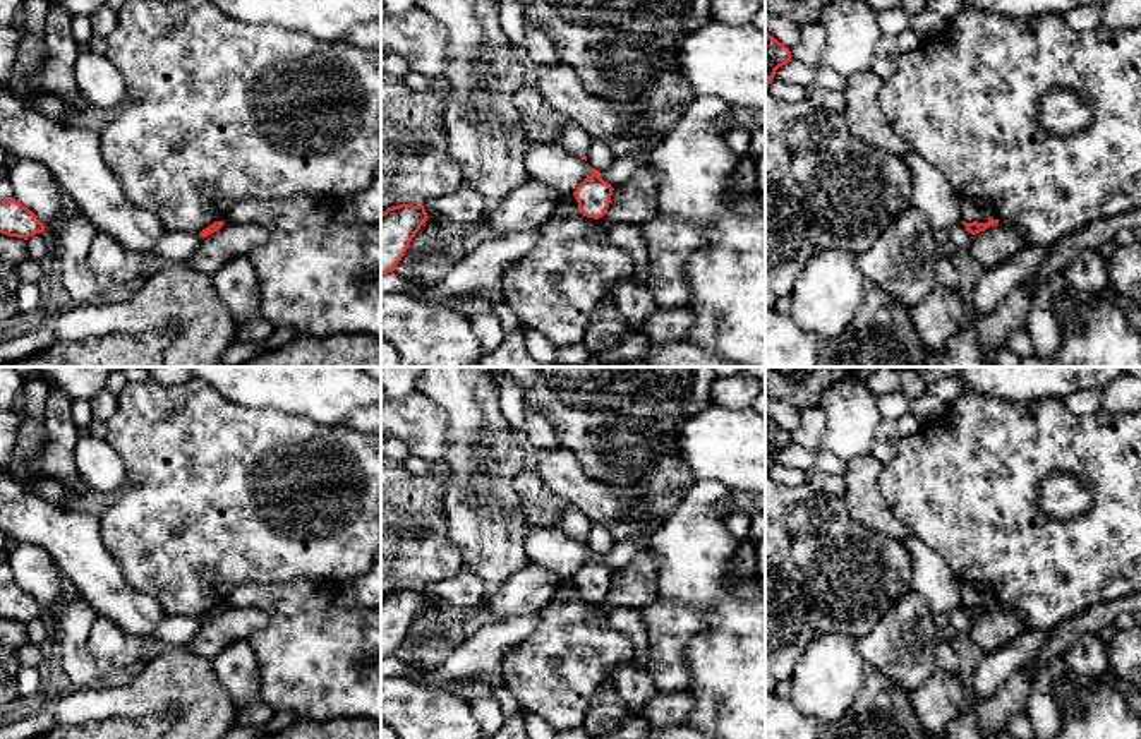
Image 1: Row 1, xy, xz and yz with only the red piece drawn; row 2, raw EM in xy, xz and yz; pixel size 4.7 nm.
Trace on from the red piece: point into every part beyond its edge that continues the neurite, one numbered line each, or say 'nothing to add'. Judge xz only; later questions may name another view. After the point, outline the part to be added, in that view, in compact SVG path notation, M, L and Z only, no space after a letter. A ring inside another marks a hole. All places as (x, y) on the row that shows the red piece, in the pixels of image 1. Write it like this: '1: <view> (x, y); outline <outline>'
nothing to add

